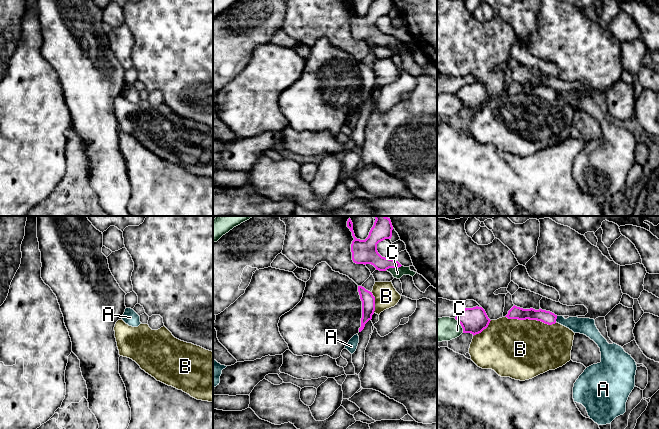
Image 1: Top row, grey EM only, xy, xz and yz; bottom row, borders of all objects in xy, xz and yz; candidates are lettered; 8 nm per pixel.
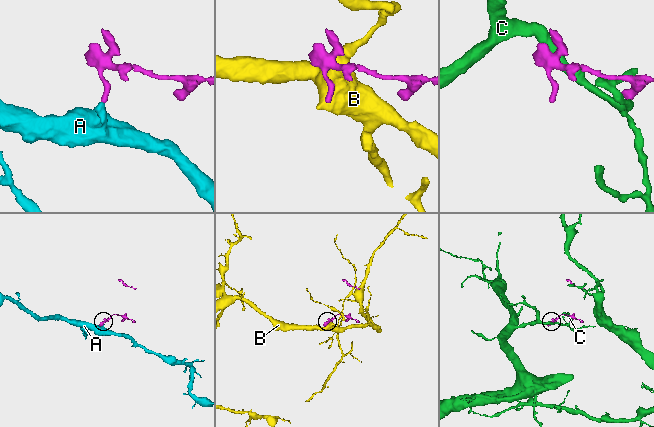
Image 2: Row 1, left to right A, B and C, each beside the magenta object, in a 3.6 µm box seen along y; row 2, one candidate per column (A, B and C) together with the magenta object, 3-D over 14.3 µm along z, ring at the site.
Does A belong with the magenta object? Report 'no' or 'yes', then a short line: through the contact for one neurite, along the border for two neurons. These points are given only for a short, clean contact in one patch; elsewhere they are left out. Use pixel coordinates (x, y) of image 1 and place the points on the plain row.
no; line yz (557, 92), (555, 97)

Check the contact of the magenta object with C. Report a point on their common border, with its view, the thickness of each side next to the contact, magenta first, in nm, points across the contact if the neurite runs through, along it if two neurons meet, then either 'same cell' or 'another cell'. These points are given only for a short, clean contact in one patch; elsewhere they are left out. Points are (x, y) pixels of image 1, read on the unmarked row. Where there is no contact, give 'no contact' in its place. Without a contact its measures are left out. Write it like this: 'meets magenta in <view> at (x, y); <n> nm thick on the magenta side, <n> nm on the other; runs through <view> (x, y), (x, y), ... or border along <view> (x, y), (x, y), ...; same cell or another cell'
meets magenta in xz at (393, 43); 180 nm thick on the magenta side, 80 nm on the other; another cell

